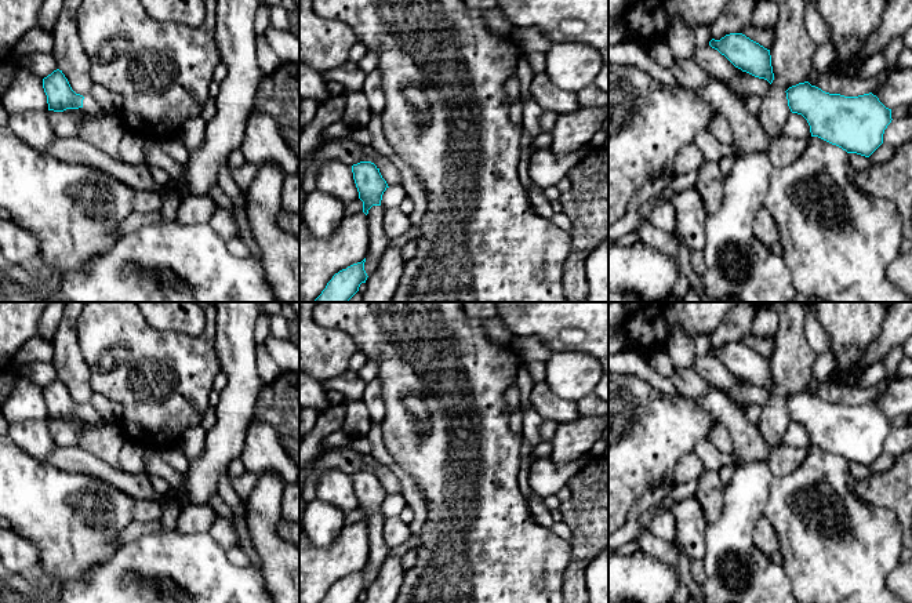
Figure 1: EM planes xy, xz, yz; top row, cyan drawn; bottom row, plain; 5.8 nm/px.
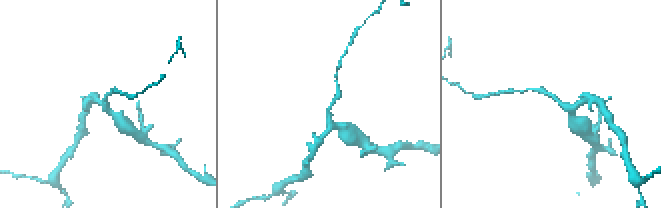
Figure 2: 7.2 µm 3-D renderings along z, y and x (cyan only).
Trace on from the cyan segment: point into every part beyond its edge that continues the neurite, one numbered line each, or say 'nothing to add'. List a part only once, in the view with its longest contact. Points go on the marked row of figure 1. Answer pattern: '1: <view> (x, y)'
1: xy (88, 105)

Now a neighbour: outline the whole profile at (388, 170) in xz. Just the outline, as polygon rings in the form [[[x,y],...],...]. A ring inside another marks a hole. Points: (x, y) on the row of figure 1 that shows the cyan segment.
[[[335,138],[321,145],[308,166],[302,181],[302,190],[306,195],[317,188],[316,174],[319,166],[327,160],[338,160],[349,166],[360,161],[371,161],[377,166],[388,186],[393,188],[400,185],[400,172],[396,166],[386,157],[378,155],[370,145],[360,145],[349,138]]]

